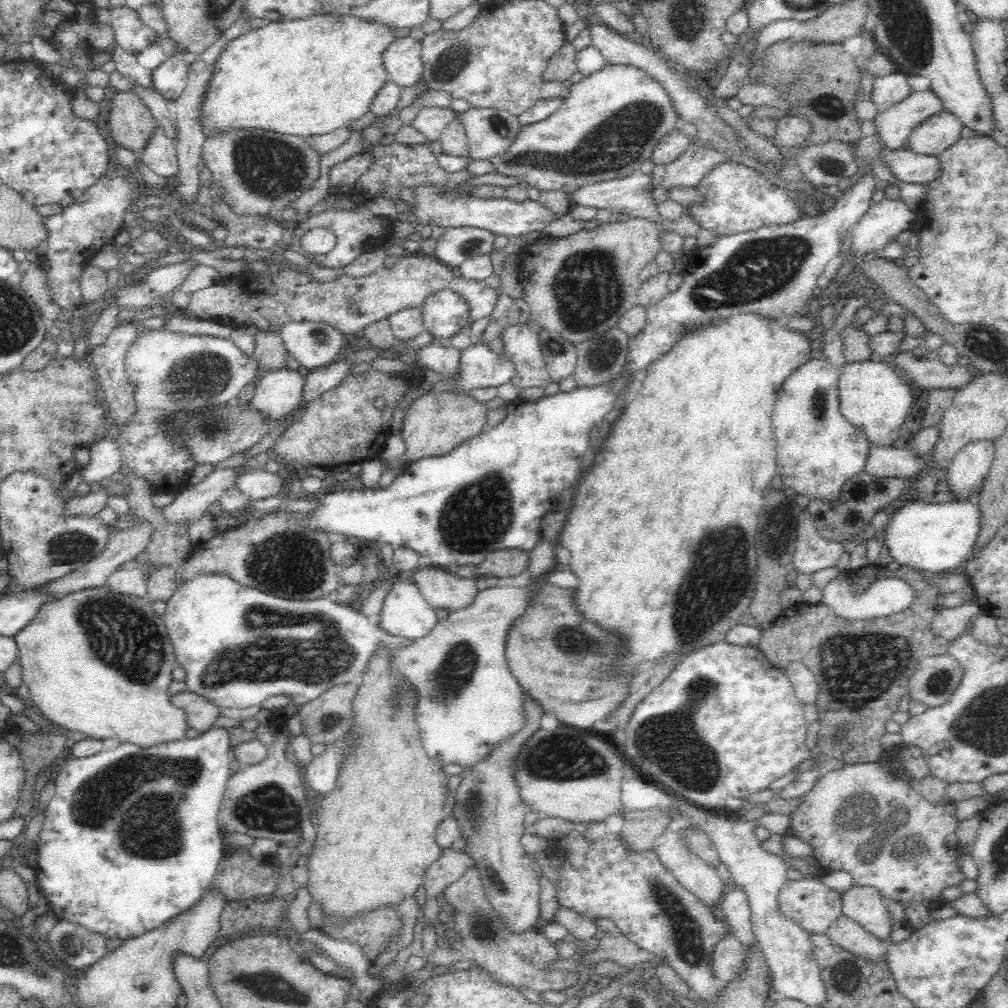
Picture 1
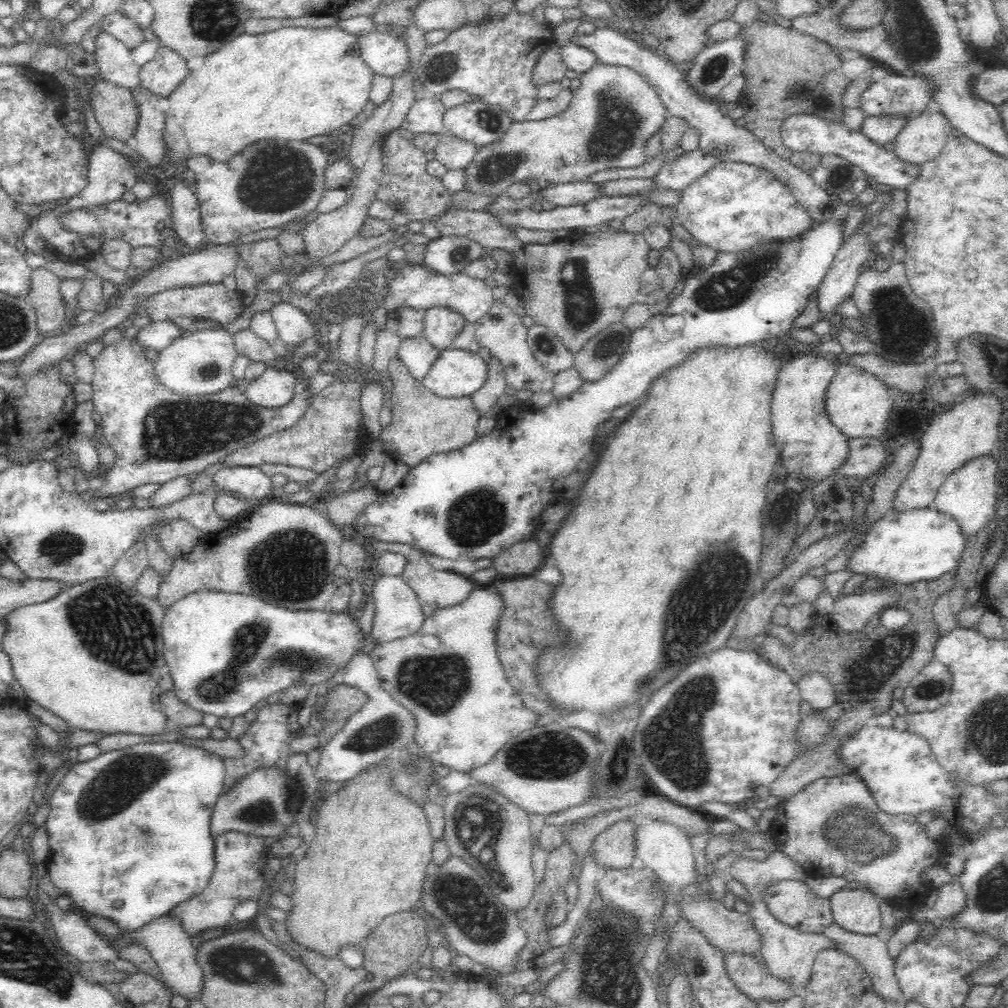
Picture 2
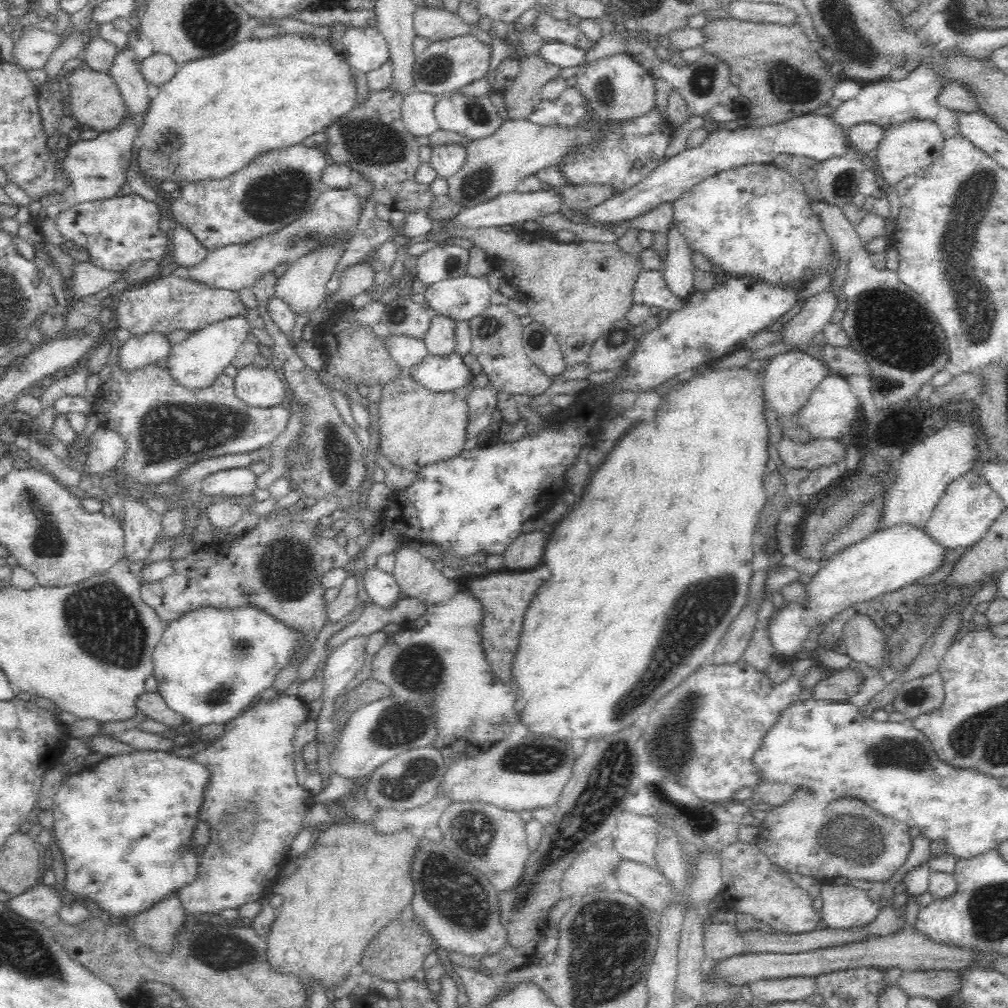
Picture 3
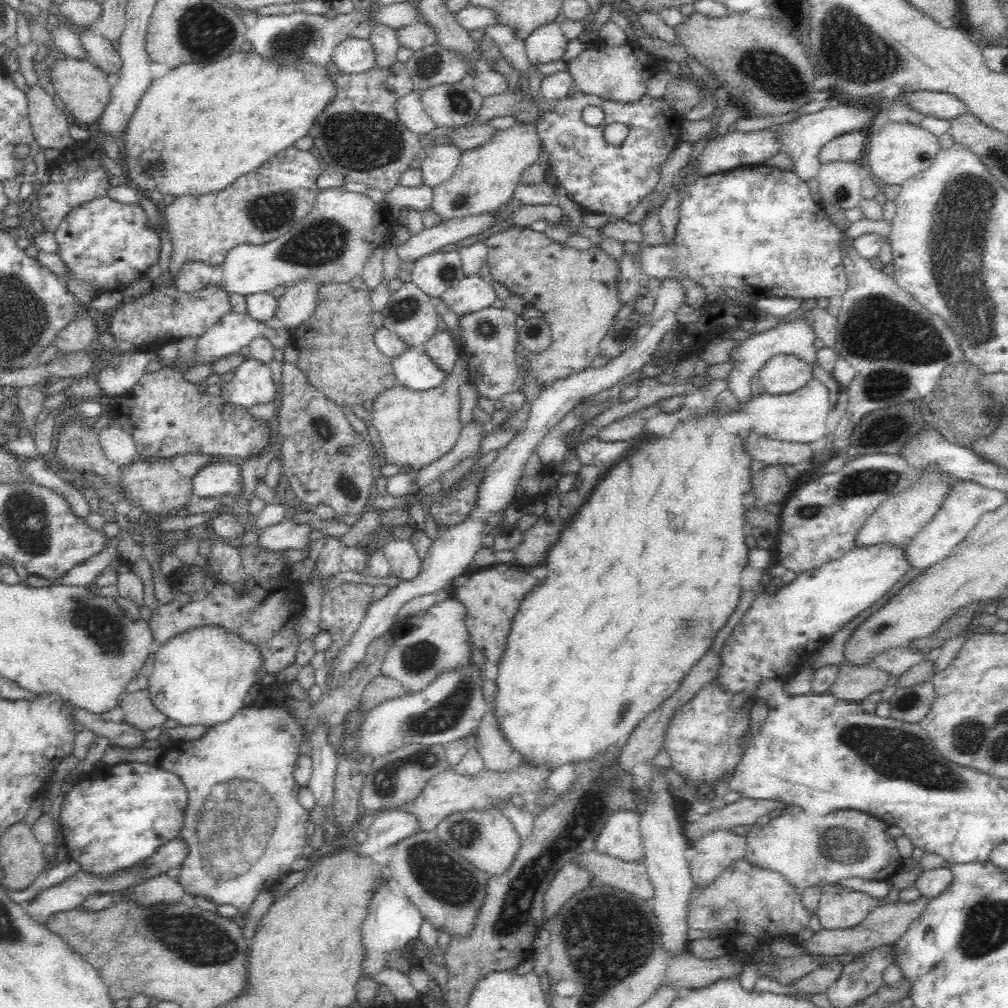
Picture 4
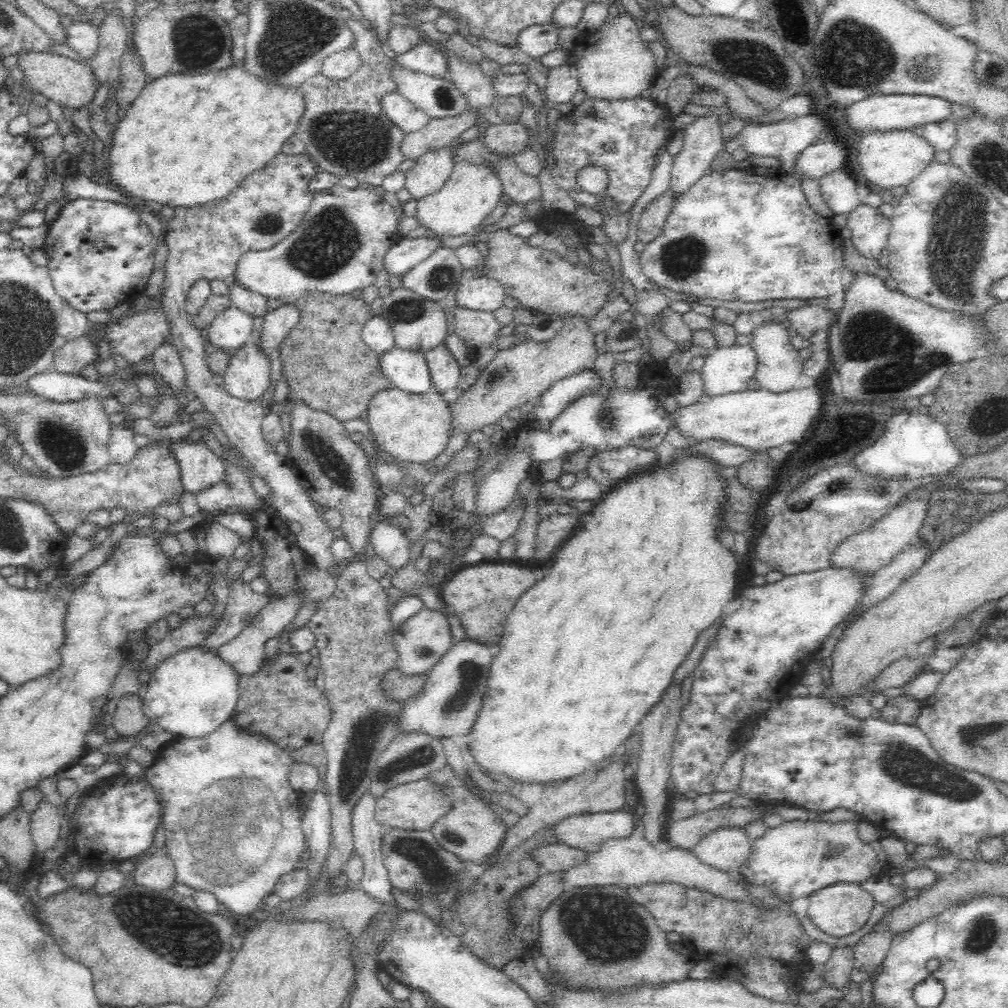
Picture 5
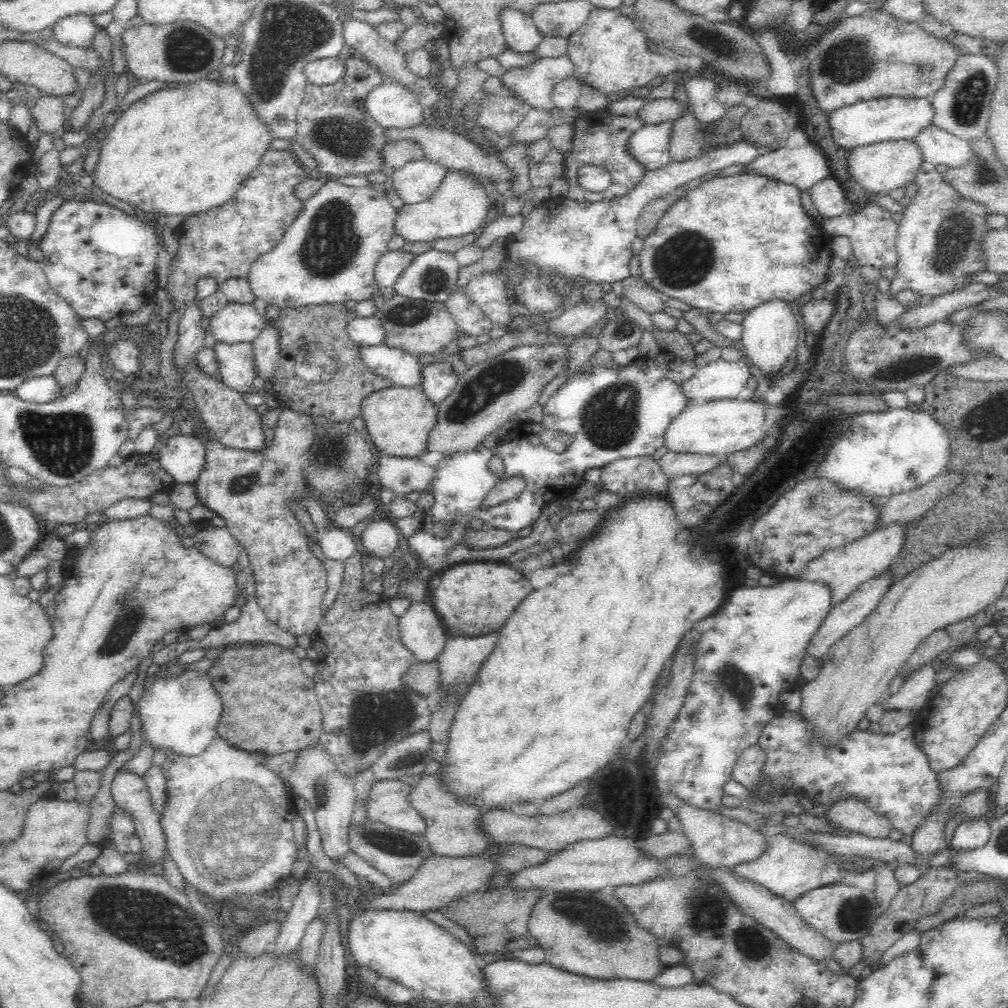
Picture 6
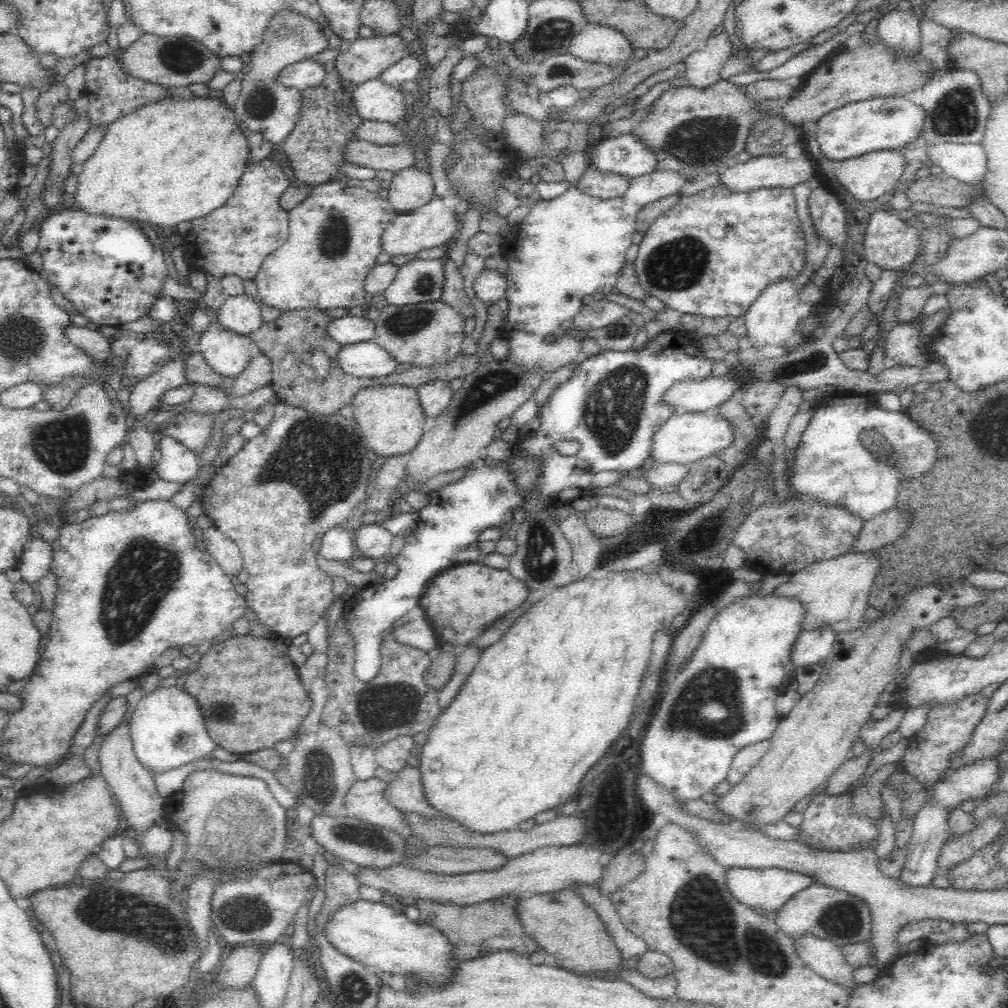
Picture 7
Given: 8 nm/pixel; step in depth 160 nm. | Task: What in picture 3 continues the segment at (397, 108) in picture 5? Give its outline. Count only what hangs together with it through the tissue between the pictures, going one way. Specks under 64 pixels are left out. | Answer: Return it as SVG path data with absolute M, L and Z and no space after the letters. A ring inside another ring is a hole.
M414 91L405 96L401 105L401 118L406 129L414 137L430 137L439 130L434 117L438 96Z

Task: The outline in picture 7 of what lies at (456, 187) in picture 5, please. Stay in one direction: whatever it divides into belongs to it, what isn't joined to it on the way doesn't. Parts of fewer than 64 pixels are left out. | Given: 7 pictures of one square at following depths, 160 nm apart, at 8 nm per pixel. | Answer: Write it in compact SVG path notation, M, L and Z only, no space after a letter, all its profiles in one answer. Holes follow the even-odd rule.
M434 196L428 204L421 208L413 209L405 214L398 214L386 226L381 236L381 251L390 254L390 256L400 256L402 254L416 254L426 248L444 245L451 242L454 235L459 234L459 225L456 221L458 216L455 209L447 208L444 204L444 198Z

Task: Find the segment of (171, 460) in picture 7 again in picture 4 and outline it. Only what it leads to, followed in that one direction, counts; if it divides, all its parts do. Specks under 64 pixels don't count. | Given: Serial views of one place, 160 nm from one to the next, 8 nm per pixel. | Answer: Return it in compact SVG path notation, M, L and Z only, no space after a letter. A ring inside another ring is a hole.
M229 459L205 464L192 478L194 496L232 498L243 487L239 467Z

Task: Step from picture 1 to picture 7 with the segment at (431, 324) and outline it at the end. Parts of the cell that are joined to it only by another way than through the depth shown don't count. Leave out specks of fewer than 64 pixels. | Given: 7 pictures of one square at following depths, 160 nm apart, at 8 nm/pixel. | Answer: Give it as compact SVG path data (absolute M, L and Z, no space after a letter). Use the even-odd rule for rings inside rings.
M430 380L418 388L419 401L428 421L438 418L448 408L453 391L446 380Z

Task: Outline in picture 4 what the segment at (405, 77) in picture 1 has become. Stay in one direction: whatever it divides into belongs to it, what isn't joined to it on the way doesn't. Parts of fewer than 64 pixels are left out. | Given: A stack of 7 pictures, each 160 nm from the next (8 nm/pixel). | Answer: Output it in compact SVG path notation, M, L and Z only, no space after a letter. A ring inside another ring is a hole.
M368 36L346 38L333 50L331 62L345 74L361 74L377 65L376 53Z

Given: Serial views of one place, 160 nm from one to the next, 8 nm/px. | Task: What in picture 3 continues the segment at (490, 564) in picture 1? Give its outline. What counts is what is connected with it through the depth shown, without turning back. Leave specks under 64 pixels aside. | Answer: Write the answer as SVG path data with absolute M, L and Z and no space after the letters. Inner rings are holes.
M544 527L528 533L520 533L509 548L506 548L506 553L502 554L504 556L502 569L510 568L510 571L521 572L532 570L543 564L543 555L548 540L549 535L544 532Z

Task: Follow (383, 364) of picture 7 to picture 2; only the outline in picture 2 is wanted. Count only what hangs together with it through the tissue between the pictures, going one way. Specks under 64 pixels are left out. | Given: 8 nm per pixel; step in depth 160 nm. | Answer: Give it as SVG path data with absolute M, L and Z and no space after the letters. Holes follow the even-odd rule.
M445 349L431 364L422 384L441 397L469 397L485 382L487 364L470 350Z

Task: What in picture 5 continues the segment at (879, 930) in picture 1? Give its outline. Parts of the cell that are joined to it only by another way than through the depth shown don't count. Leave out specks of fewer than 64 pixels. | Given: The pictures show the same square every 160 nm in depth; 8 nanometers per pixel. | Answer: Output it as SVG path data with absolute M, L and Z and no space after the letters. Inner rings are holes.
M836 883L826 888L813 892L810 896L810 904L806 915L822 932L836 938L850 936L853 932L860 930L870 914L876 902L874 897L860 887L859 883Z

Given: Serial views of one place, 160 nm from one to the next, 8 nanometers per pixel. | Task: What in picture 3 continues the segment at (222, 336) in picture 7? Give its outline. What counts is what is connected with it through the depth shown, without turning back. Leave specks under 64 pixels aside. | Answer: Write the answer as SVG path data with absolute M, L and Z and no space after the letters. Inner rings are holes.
M249 364L239 368L233 378L235 395L250 406L270 408L289 396L286 382L273 366L256 368Z

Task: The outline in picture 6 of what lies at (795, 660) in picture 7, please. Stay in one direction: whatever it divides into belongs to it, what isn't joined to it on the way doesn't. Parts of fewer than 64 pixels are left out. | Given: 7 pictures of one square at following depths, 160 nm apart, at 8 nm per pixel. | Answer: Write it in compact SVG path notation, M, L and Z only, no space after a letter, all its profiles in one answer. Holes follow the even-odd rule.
M886 570L878 577L868 580L865 584L862 584L858 590L856 590L848 599L842 600L843 602L832 608L828 614L826 614L826 620L820 624L818 632L814 633L814 636L810 639L808 646L806 647L806 654L813 656L817 660L825 659L830 647L842 638L846 633L850 632L852 628L859 626L870 614L872 610L880 604L880 599L884 598L884 594L890 590L890 586L894 584L894 575L890 571Z

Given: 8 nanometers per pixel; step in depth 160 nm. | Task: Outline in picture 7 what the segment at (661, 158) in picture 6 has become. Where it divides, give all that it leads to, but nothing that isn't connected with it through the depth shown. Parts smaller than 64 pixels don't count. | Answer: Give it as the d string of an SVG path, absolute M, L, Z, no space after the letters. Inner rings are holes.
M626 134L604 139L596 146L589 144L585 158L592 166L606 174L634 178L655 170L657 158L650 147L636 135Z

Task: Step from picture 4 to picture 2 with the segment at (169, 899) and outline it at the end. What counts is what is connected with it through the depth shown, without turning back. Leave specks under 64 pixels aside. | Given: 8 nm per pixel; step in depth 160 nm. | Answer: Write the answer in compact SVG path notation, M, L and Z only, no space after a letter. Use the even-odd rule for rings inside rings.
M169 914L144 925L142 928L131 933L132 939L139 942L150 951L162 973L163 982L174 994L180 994L184 998L199 998L203 989L203 972L197 965L195 948L192 945L191 936L184 931L178 917Z

